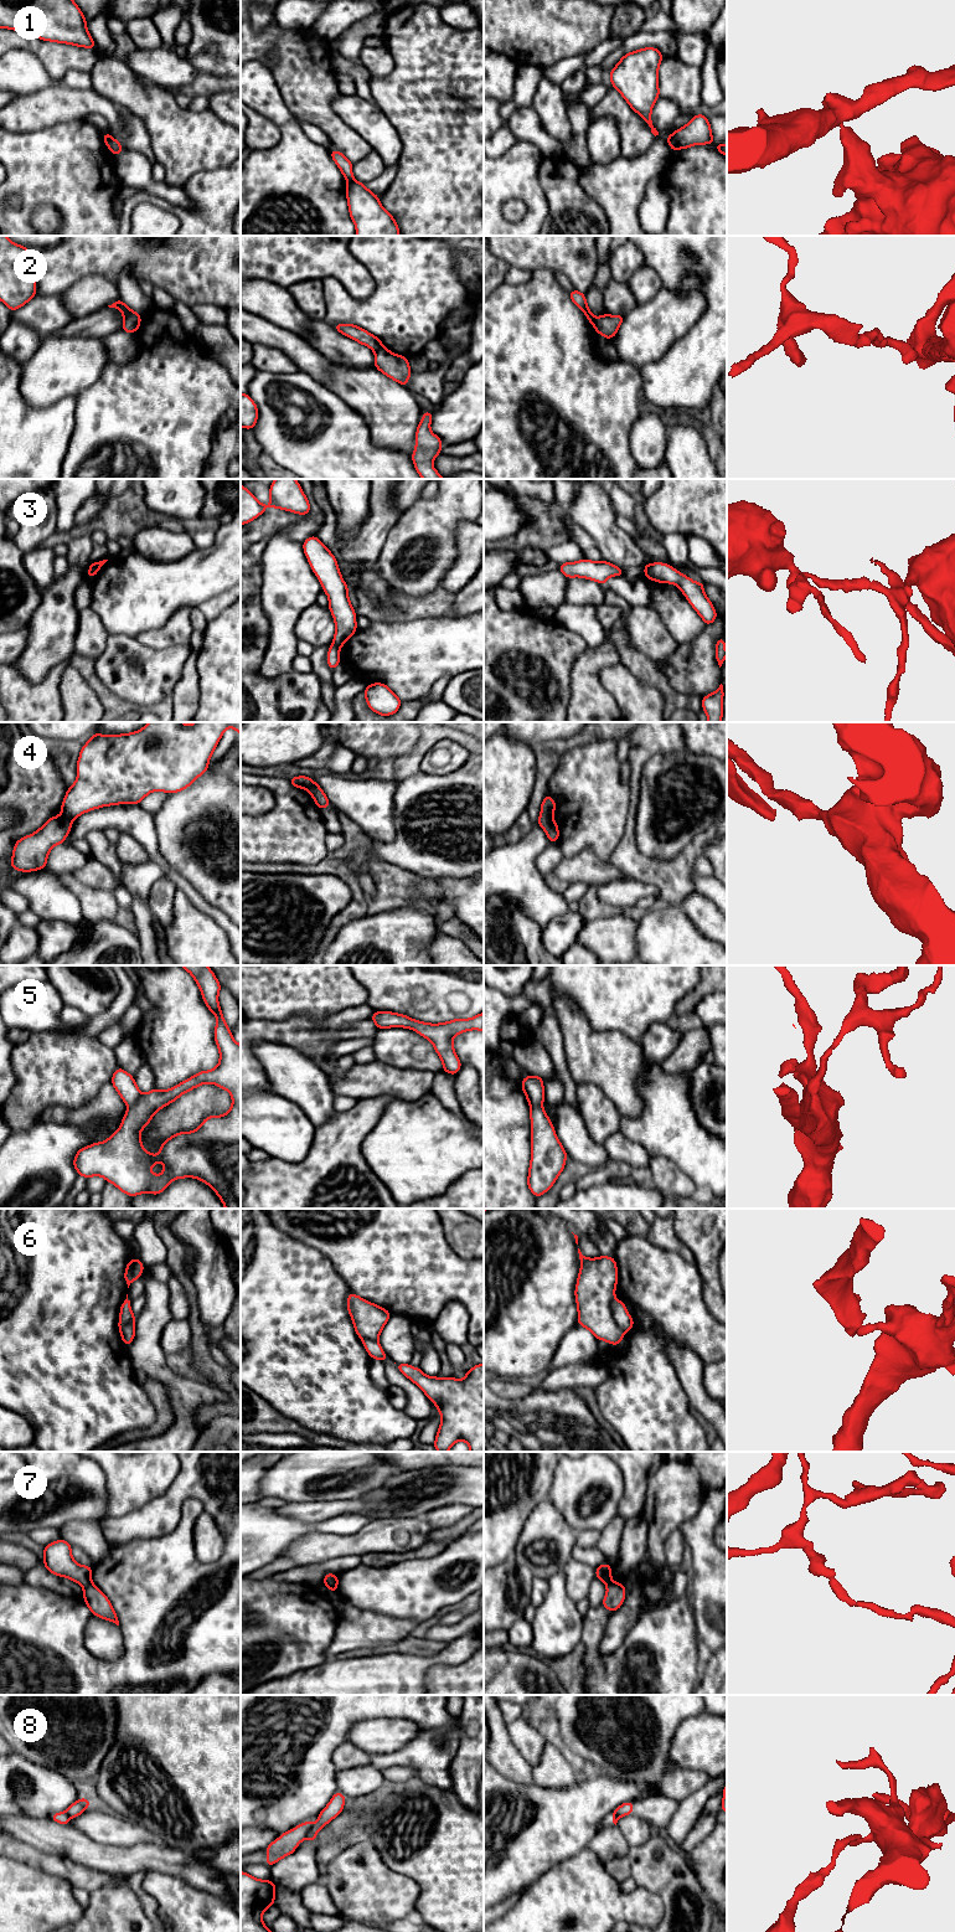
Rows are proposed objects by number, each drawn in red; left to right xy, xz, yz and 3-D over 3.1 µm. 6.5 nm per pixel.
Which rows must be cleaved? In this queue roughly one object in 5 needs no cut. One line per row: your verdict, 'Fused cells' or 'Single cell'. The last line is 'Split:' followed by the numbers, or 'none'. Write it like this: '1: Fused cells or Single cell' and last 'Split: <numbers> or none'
1: Fused cells
2: Fused cells
3: Fused cells
4: Fused cells
5: Fused cells
6: Fused cells
7: Fused cells
8: Fused cells
Split: 1, 2, 3, 4, 5, 6, 7, 8

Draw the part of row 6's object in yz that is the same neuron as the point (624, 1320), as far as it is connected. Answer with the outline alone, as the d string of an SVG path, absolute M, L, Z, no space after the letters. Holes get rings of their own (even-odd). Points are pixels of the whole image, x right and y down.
M614 1300L613 1314L616 1324L626 1333L634 1326L634 1320L626 1310L624 1302Z

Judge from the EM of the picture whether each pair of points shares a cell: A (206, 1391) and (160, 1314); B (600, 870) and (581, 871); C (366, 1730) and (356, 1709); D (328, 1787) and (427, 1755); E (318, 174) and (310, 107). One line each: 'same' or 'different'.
A: same
B: same
C: different
D: different
E: different

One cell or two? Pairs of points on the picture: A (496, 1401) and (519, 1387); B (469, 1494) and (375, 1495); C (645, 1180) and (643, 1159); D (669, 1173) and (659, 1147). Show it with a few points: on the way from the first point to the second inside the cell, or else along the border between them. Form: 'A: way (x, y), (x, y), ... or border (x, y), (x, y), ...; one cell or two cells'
A: border (531, 1391), (520, 1399), (504, 1399), (496, 1395); two cells
B: way (445, 1492), (416, 1492), (398, 1495); one cell
C: border (648, 1165), (633, 1168); two cells
D: border (651, 1157), (666, 1157), (686, 1173); two cells

